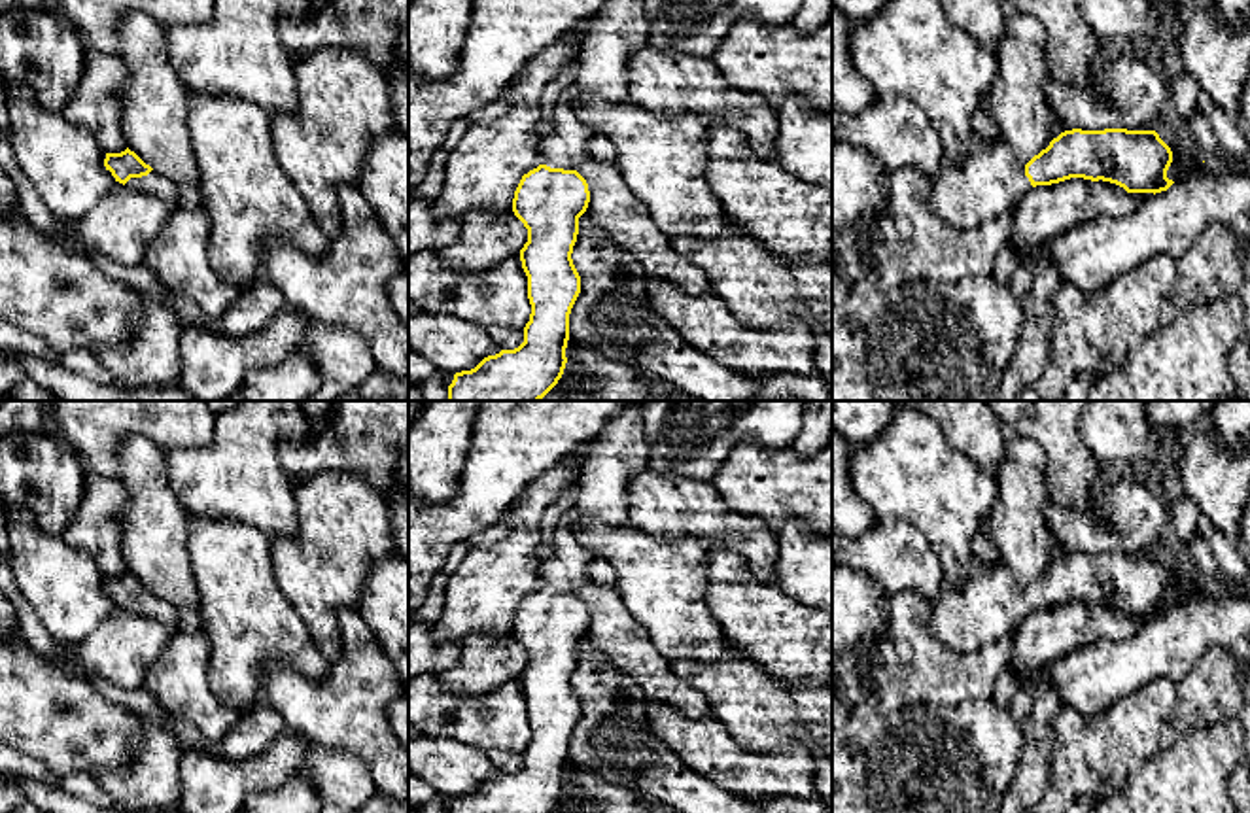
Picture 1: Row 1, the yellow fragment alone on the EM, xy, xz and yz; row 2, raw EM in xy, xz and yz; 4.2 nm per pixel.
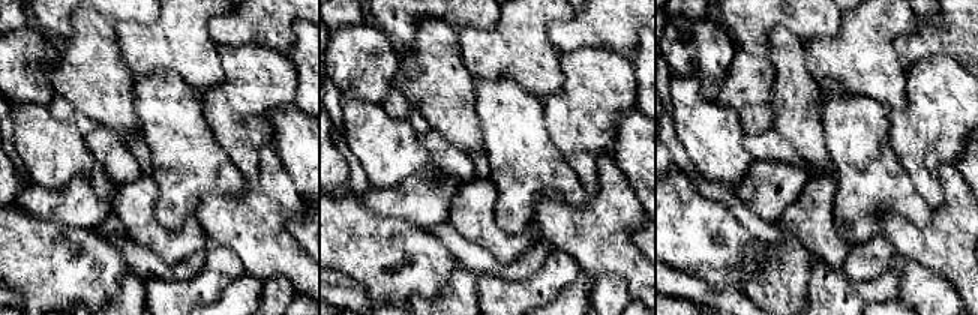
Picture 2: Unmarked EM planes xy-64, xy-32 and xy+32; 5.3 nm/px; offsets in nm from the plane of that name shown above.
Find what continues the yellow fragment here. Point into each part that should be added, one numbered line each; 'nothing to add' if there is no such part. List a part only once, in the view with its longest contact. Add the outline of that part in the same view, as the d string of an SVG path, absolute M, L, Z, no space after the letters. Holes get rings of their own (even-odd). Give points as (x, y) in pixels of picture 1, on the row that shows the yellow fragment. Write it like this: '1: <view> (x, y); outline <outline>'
1: xz (621, 25); outline M605 0L588 19L577 49L577 78L552 108L552 132L539 136L541 163L577 170L586 159L596 132L582 125L573 106L584 96L620 102L628 96L628 55L649 40L643 0Z

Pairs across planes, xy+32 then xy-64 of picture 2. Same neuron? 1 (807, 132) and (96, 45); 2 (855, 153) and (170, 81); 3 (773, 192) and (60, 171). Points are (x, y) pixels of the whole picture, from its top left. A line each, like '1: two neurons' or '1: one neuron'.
1: one neuron
2: one neuron
3: two neurons

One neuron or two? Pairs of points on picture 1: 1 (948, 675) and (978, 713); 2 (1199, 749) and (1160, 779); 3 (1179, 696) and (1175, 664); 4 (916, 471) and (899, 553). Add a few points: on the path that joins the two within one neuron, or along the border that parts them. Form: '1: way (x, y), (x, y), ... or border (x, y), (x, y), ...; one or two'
1: border (991, 696), (965, 700), (955, 706), (925, 706); two
2: way (1190, 759), (1169, 779); one
3: border (1209, 651), (1180, 679), (1152, 679), (1133, 692); two
4: border (878, 520), (904, 520), (912, 524), (935, 554); two

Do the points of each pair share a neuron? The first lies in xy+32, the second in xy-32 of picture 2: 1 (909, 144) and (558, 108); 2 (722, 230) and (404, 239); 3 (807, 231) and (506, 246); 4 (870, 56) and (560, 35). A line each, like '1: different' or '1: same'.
1: same
2: same
3: same
4: different

